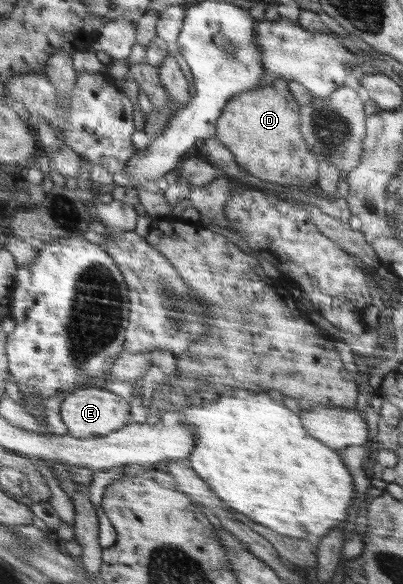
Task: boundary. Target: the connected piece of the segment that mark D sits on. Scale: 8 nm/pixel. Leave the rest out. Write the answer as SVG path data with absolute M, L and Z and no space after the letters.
M279 79L273 85L263 85L255 91L245 91L245 93L235 95L225 107L225 111L221 113L220 119L216 120L215 138L233 152L235 161L241 167L243 173L250 173L266 182L284 186L295 185L307 191L315 191L319 163L317 163L317 158L309 151L309 147L303 141L299 123L301 123L299 103L289 93L287 81Z

